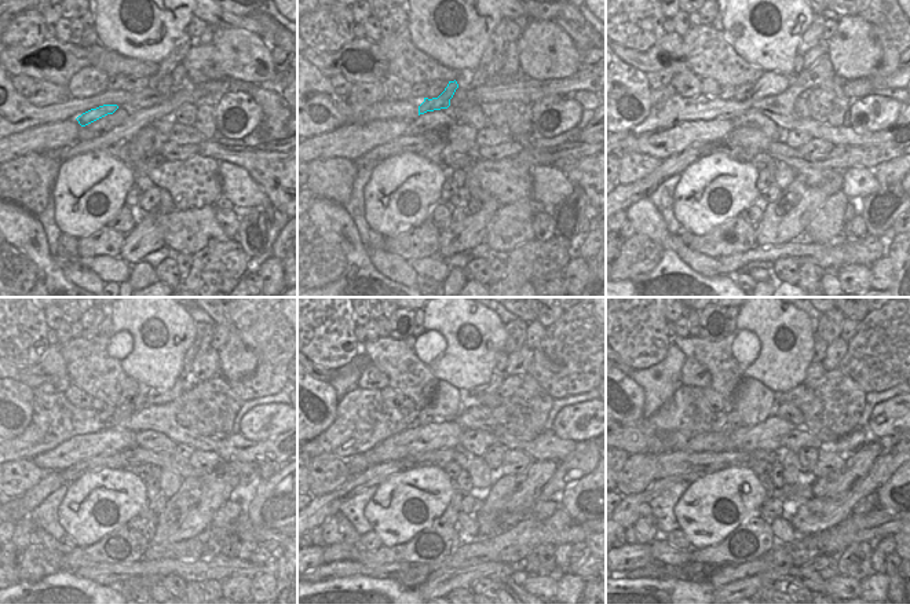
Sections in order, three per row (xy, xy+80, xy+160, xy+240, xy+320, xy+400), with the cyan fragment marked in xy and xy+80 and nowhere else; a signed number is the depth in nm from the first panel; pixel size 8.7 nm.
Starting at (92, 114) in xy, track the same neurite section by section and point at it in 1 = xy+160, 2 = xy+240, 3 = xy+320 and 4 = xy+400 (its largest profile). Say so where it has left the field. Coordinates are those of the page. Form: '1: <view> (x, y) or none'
1: xy+160 (771, 83)
2: xy+240 (154, 396)
3: xy+320 (496, 380)
4: xy+400 (815, 370)

